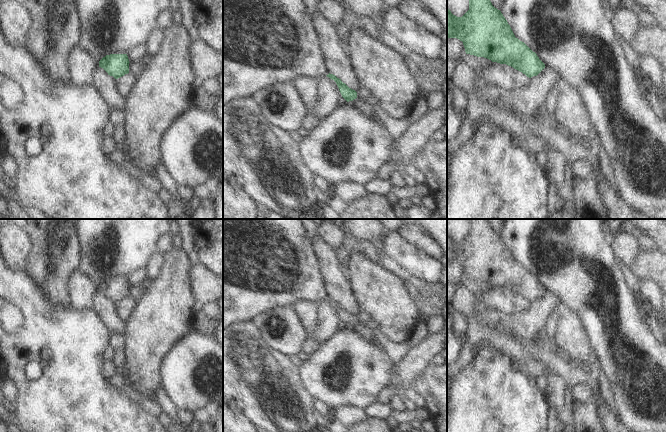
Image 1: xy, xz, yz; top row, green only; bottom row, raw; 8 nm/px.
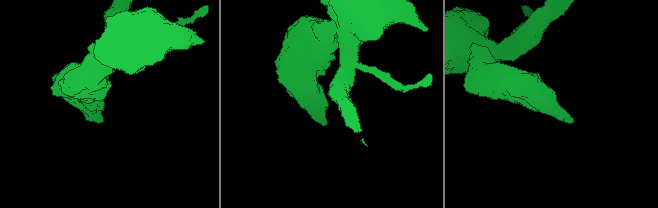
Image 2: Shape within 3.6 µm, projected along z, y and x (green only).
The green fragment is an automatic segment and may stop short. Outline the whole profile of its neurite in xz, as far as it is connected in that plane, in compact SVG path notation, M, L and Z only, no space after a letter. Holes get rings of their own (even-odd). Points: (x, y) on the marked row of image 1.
M328 74L326 75L330 79L334 80L339 88L339 91L342 95L342 97L347 101L353 101L354 99L357 98L357 92L351 88L349 88L345 83L341 81L341 79L337 78L333 74Z

